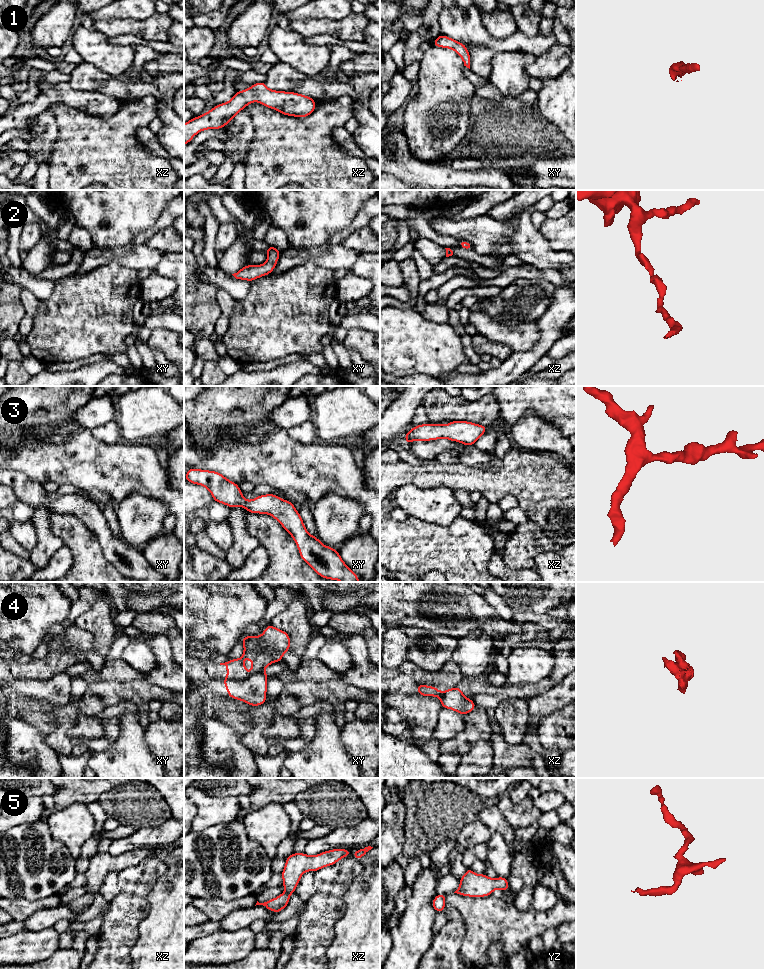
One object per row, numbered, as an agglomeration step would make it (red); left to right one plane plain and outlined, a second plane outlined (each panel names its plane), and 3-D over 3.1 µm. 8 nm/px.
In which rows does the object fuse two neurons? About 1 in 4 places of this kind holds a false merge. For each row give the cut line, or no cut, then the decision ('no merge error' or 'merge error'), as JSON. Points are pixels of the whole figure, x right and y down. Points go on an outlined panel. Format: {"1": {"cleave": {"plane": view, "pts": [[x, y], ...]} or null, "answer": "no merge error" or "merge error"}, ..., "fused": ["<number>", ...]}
{"1": {"cleave": null, "answer": "no merge error"}, "2": {"cleave": null, "answer": "no merge error"}, "3": {"cleave": null, "answer": "no merge error"}, "4": {"cleave": {"plane": "xy", "pts": [[263, 667], [251, 672], [245, 678], [224, 681]]}, "answer": "merge error"}, "5": {"cleave": null, "answer": "no merge error"}, "fused": ["4"]}

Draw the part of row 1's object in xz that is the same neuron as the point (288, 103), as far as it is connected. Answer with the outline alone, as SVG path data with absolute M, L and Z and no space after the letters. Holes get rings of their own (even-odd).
M257 82L250 88L235 93L229 102L219 104L186 122L184 145L202 130L223 128L236 114L255 101L284 115L300 118L312 114L316 107L315 100L309 96L295 92L274 91L268 89L265 82Z

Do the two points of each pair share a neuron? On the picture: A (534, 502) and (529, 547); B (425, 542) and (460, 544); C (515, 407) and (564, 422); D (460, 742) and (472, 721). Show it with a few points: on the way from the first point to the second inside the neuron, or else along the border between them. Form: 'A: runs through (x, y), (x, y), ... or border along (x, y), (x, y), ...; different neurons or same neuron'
A: border along (530, 520), (536, 523), (549, 538); different neurons
B: runs through (434, 544), (451, 544); same neuron
C: runs through (527, 405), (547, 405), (552, 410); same neuron
D: runs through (465, 737), (472, 730), (472, 726); same neuron

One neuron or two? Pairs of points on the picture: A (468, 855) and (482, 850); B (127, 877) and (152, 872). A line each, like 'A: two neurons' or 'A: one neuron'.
A: one neuron
B: one neuron

